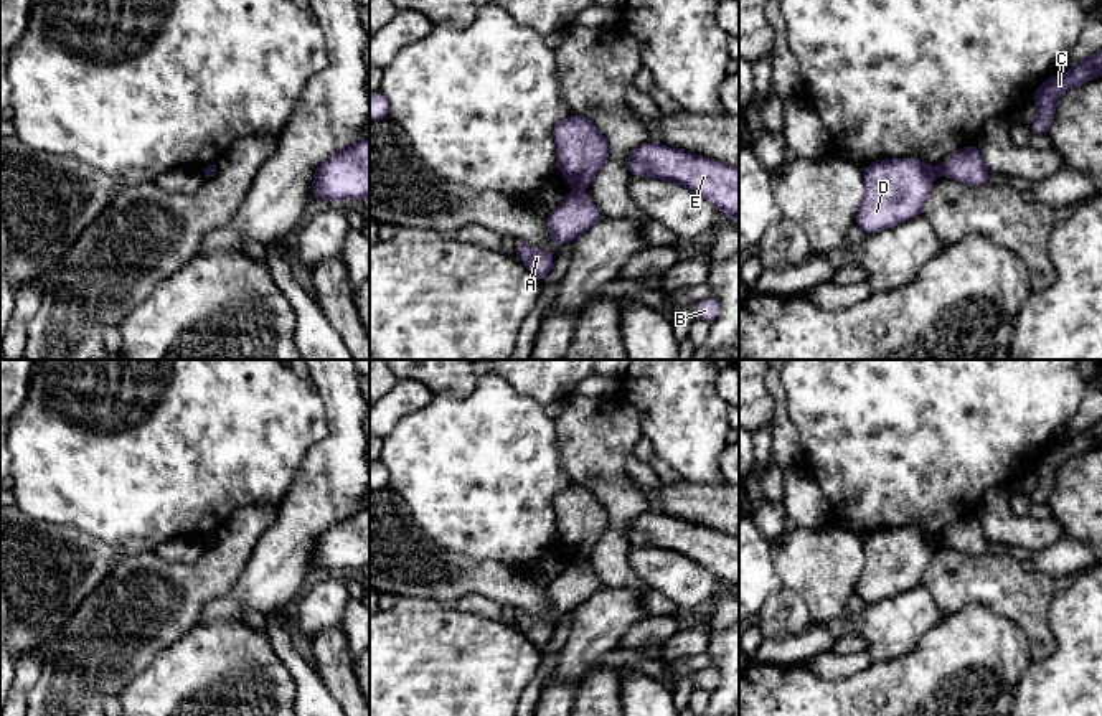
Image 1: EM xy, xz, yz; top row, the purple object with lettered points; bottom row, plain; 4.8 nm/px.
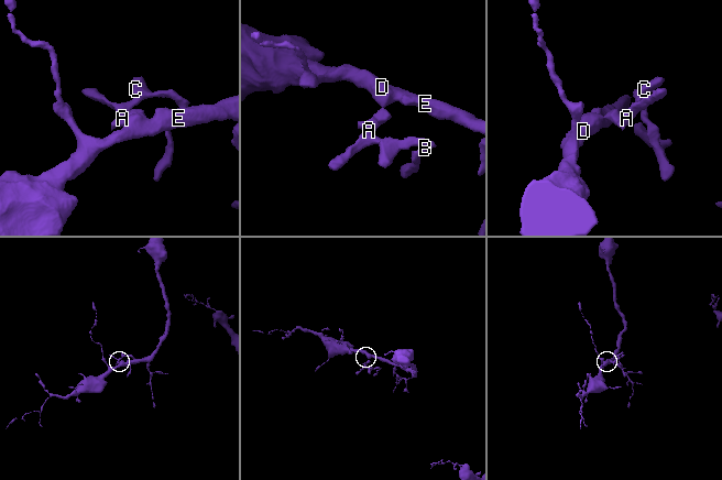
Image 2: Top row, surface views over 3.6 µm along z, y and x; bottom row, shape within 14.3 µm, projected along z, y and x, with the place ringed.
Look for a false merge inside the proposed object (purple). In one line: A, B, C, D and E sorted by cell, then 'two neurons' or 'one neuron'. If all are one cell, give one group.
A B C / D E; two neurons

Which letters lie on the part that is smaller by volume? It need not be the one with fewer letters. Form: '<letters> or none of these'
A, B, C

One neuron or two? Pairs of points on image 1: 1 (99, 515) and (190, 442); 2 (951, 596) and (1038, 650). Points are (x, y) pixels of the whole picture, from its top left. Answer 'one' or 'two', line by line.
1: one
2: one

